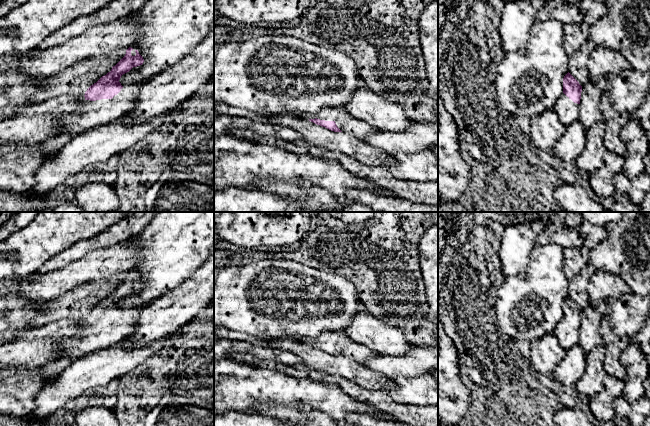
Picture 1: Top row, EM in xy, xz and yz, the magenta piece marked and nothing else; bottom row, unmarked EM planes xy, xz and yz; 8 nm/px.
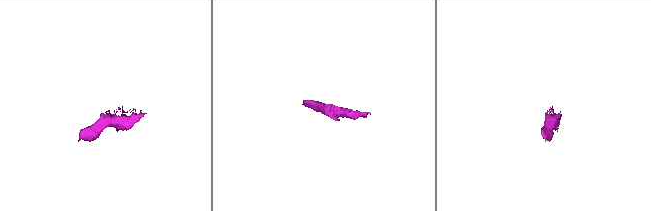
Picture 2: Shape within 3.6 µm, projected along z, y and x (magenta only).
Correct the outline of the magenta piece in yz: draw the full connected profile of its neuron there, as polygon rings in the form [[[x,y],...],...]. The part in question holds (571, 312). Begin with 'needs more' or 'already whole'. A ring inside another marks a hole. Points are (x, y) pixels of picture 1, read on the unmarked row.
needs more; [[[568,296],[563,302],[563,318],[552,331],[566,351],[580,343],[581,316],[582,310]]]

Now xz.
needs more; [[[321,332],[316,337],[308,337],[303,341],[331,355],[351,358],[359,364],[363,364],[366,360],[378,355],[375,351],[338,332]]]

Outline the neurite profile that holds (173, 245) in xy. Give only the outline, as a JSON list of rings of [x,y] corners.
[[[158,212],[140,233],[122,244],[135,253],[136,266],[131,269],[131,272],[139,276],[144,286],[123,298],[119,306],[123,311],[143,308],[178,287],[207,258],[211,247],[214,245],[214,212]]]

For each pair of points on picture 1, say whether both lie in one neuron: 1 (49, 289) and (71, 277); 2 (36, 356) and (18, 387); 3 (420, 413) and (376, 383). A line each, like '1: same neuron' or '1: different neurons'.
1: same neuron
2: different neurons
3: different neurons

